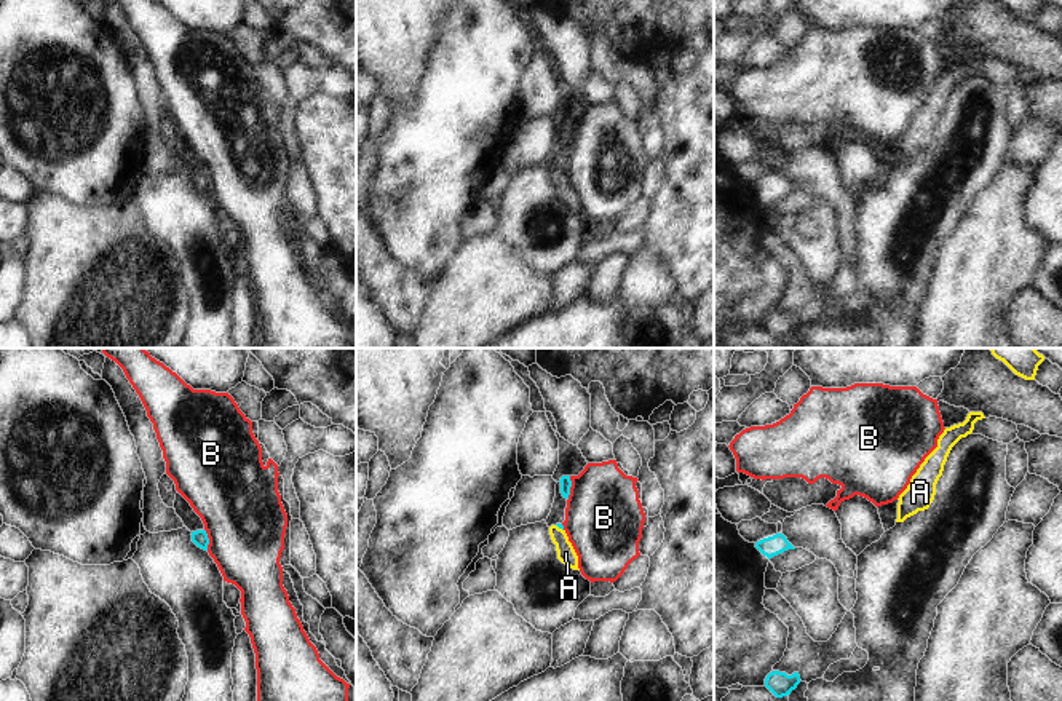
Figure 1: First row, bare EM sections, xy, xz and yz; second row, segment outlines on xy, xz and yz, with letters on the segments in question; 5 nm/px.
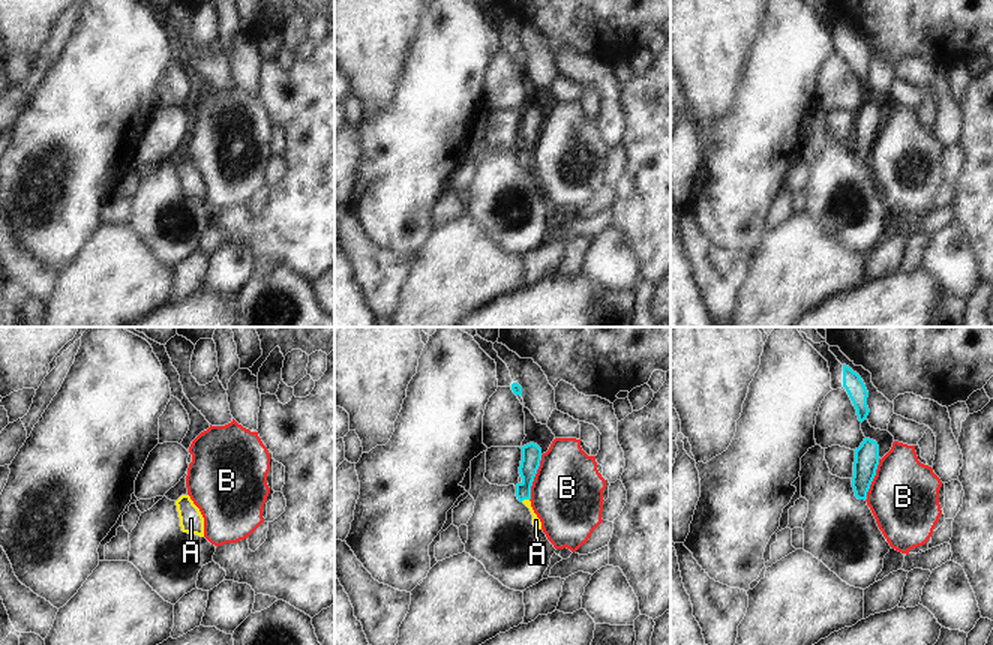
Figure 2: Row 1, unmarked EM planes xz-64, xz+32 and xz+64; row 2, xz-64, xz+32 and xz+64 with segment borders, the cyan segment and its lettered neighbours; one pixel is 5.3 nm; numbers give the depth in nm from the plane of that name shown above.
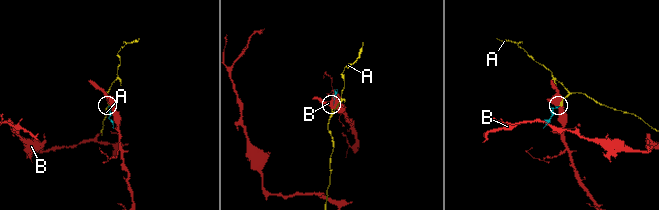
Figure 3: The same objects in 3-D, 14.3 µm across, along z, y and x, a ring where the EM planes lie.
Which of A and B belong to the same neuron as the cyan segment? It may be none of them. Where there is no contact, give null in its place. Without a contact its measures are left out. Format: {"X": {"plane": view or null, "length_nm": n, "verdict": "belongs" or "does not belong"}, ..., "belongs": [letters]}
{"A": {"plane": "xz", "length_nm": 50, "verdict": "belongs"}, "B": {"plane": "xz", "length_nm": 130, "verdict": "does not belong"}, "belongs": ["A"]}

